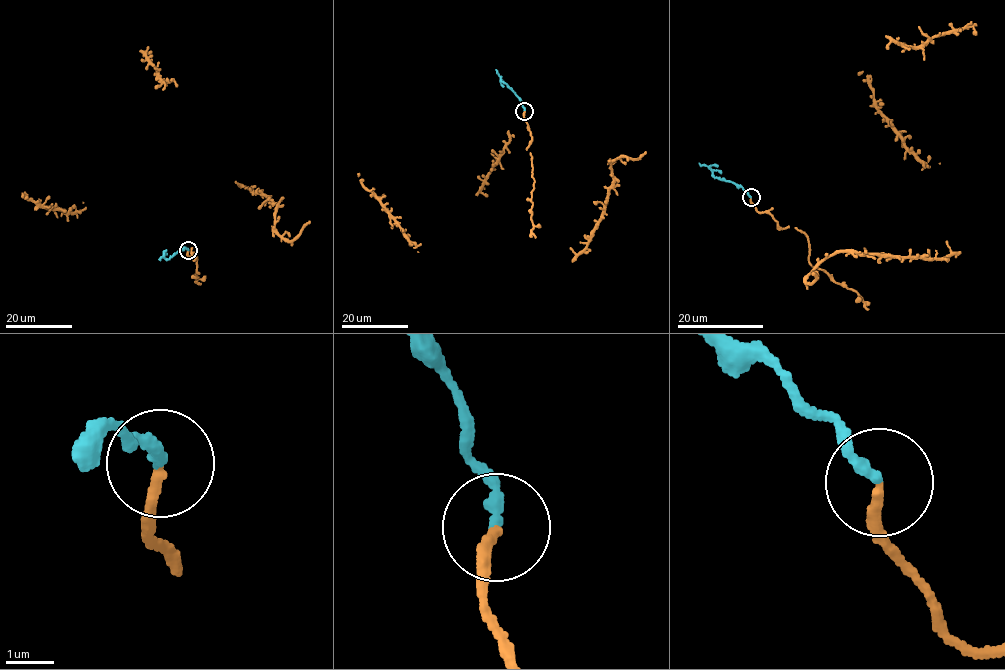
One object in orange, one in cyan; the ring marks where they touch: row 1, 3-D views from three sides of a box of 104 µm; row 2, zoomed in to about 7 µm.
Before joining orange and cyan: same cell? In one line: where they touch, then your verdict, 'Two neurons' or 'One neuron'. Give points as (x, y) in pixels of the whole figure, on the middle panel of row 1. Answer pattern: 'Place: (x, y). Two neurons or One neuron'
Place: (524, 111). One neuron

